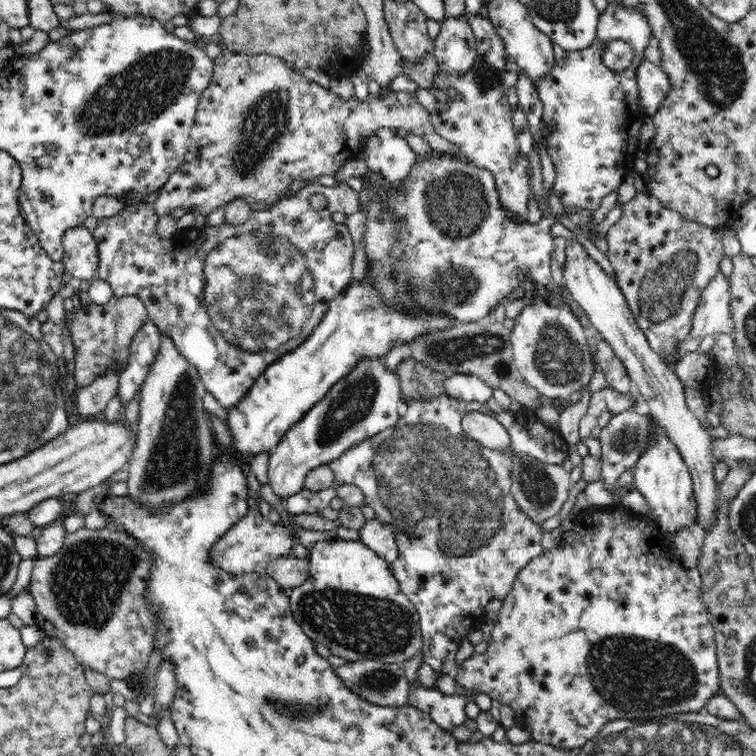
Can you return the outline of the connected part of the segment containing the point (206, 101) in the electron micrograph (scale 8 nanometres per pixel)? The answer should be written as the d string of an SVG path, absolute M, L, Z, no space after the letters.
M226 52L218 56L215 58L212 78L200 95L190 131L188 153L179 171L170 176L153 203L156 215L159 218L168 216L174 209L182 208L187 211L186 214L198 209L200 215L208 216L232 200L246 200L255 211L268 210L276 202L286 200L286 197L296 193L290 190L295 180L316 183L319 177L334 176L346 162L358 159L364 143L380 128L412 132L425 139L434 153L466 160L456 146L444 141L436 132L428 111L416 100L415 93L392 91L385 94L383 99L378 99L377 95L373 91L362 102L355 96L334 94L332 90L309 80L300 71L288 67L280 57L271 54Z

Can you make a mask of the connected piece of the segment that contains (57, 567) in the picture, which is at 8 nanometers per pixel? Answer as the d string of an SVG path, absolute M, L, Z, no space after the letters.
M84 527L76 530L74 533L68 533L65 536L63 547L58 553L52 556L38 556L35 559L35 563L32 564L31 579L28 587L29 593L32 595L37 606L36 623L38 627L47 636L58 638L62 641L62 645L73 653L76 661L82 667L95 670L96 672L100 672L100 674L105 674L108 678L116 678L117 680L129 679L131 675L147 668L150 654L155 648L155 633L159 626L159 620L152 615L152 611L146 605L146 588L148 588L150 568L152 568L152 555L150 555L150 551L146 551L146 547L138 545L138 541L130 533L124 531L124 529L104 527L100 530L92 530Z

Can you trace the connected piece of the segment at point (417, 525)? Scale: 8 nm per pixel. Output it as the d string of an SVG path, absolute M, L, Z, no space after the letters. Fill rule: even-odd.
M445 393L436 396L436 398L432 398L432 400L421 400L421 398L412 400L408 403L406 414L399 418L399 422L395 426L386 428L386 430L379 432L376 436L372 436L372 438L366 438L366 440L358 442L358 444L352 446L352 448L348 448L340 458L328 464L334 473L336 484L346 483L360 487L365 496L365 504L371 506L375 510L375 519L394 531L395 543L397 544L399 555L395 561L391 562L391 571L399 582L399 587L402 589L402 592L410 599L410 602L419 612L419 626L421 629L421 636L423 637L421 653L424 655L424 663L430 665L437 674L454 675L458 667L456 663L458 649L462 642L467 640L467 635L472 628L477 628L480 623L484 621L488 602L493 598L503 601L508 592L510 592L511 586L519 570L523 569L531 558L540 556L543 551L540 545L542 536L544 536L545 533L544 529L542 529L542 525L536 524L536 522L532 521L526 513L522 512L518 503L514 501L514 497L510 495L512 484L512 457L510 457L510 453L508 452L517 452L517 454L520 454L520 458L524 458L526 455L533 456L546 464L561 465L563 460L566 457L568 458L567 448L558 428L546 427L533 412L528 415L525 414L525 412L511 412L510 410L501 413L493 413L488 408L487 403L479 403L476 401L466 402L449 397ZM472 411L481 412L482 414L496 418L496 421L509 432L511 441L507 451L500 452L484 447L481 442L478 442L462 430L461 420L468 412Z

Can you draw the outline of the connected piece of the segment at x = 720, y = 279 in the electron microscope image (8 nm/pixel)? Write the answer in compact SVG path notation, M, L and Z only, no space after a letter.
M719 271L700 297L688 336L677 344L675 353L671 357L665 356L668 366L674 366L674 362L682 360L688 352L698 351L704 336L732 335L735 325L732 320L730 300L729 280Z

